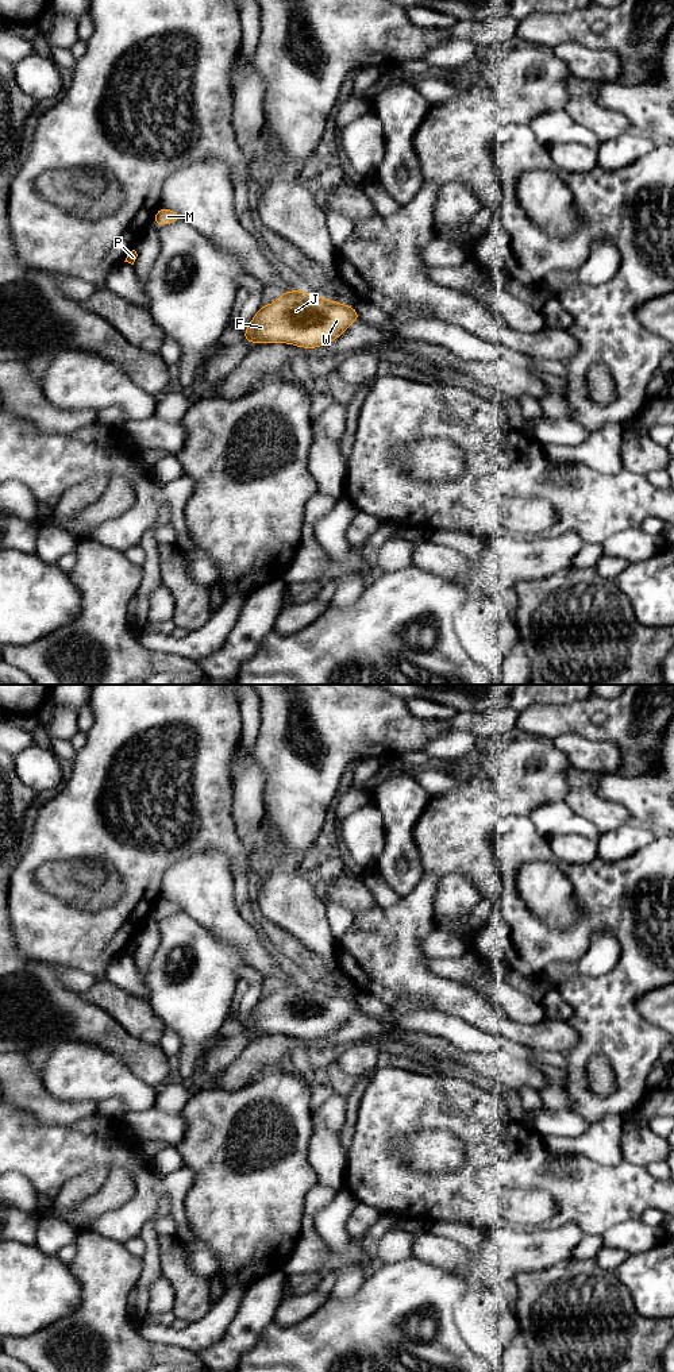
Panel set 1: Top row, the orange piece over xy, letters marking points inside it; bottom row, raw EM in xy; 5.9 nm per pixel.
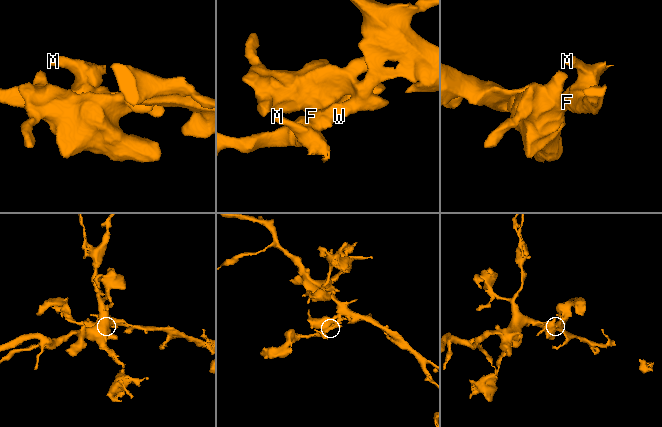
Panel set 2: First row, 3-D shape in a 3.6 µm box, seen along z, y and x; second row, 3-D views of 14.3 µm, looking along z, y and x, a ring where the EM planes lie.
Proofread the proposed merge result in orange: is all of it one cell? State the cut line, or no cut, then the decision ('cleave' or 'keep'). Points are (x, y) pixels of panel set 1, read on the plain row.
cut none; keep

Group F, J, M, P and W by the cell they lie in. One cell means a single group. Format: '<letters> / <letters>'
F J M P W

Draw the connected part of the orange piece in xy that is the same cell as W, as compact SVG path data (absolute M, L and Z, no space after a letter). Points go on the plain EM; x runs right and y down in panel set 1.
M288 982L259 999L243 1024L243 1032L317 1040L336 1032L357 1011L361 1009L354 998Z

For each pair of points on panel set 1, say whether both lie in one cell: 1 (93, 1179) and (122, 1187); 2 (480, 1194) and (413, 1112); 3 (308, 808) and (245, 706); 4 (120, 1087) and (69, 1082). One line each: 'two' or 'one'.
1: two
2: one
3: two
4: one

